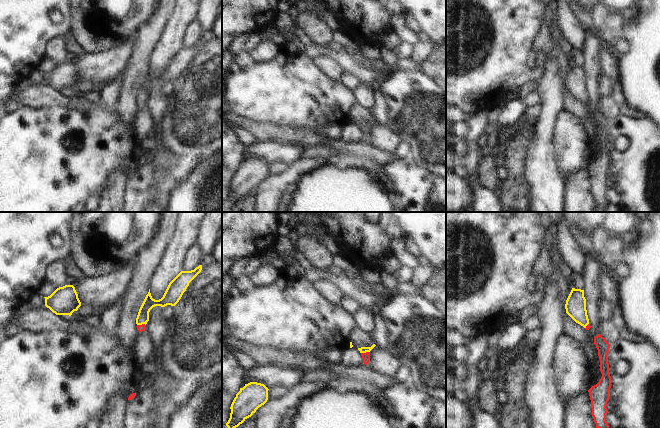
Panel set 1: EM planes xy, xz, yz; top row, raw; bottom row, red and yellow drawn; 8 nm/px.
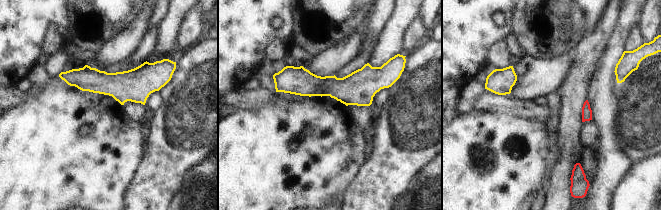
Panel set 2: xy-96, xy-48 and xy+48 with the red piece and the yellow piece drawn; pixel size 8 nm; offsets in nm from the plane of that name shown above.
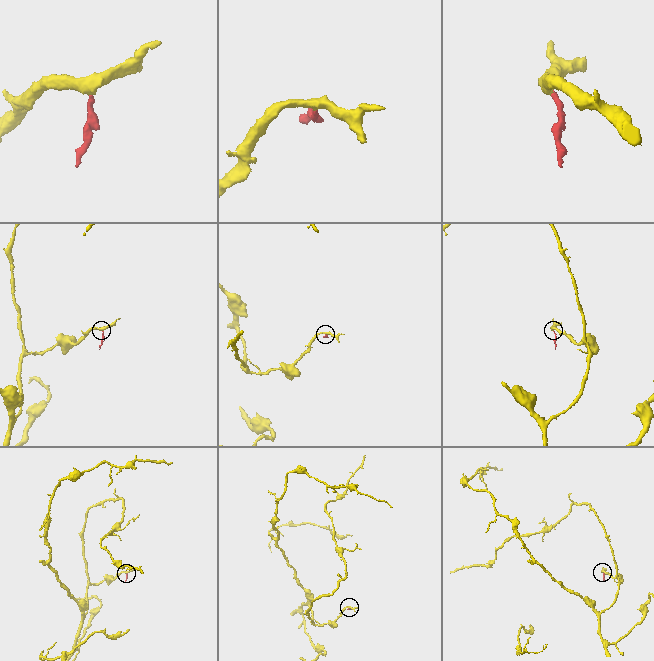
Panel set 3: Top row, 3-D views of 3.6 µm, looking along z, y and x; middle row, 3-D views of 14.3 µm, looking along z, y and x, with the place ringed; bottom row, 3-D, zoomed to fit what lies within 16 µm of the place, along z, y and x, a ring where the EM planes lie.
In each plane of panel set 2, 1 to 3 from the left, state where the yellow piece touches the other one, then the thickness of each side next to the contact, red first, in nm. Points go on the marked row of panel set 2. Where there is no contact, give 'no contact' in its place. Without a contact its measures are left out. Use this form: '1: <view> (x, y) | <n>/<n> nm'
1: no contact
2: no contact
3: no contact

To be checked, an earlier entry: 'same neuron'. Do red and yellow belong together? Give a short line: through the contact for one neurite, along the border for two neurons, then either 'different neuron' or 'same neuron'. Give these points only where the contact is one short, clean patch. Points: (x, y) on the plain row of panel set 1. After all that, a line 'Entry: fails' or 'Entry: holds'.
line xz (366, 132), (366, 128), (363, 125); same neuron
Entry: holds

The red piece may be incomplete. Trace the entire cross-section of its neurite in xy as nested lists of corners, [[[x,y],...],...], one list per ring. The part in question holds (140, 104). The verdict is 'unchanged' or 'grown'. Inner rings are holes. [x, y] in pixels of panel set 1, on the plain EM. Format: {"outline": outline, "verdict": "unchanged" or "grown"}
{"outline": [[[199,41],[191,47],[181,47],[168,61],[163,73],[159,76],[152,74],[150,65],[146,71],[136,94],[137,106],[139,108],[146,106],[146,100],[149,97],[149,88],[155,82],[165,83],[167,81],[175,82],[186,67],[189,59],[201,48],[202,41]]], "verdict": "grown"}

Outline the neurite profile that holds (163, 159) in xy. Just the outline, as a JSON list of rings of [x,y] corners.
[[[155,148],[152,155],[156,158],[156,167],[158,168],[165,168],[172,163],[170,154],[165,150]]]

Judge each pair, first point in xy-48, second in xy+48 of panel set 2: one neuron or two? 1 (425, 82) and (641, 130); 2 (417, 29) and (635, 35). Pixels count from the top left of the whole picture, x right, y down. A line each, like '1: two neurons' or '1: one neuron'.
1: one neuron
2: one neuron

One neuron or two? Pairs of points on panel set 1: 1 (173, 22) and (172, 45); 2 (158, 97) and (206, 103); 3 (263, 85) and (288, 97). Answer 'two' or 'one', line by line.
1: one
2: two
3: one

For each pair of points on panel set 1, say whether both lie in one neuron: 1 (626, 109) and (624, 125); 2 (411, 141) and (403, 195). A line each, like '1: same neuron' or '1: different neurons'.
1: different neurons
2: different neurons

